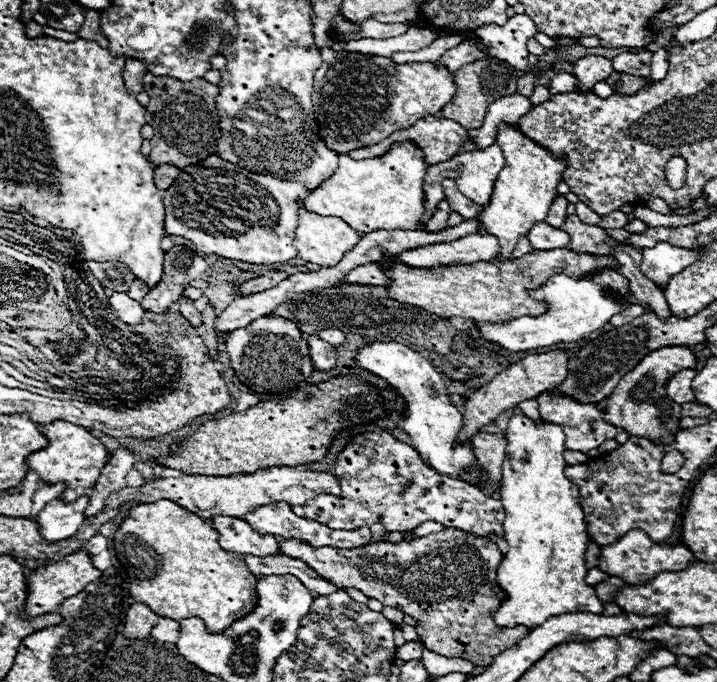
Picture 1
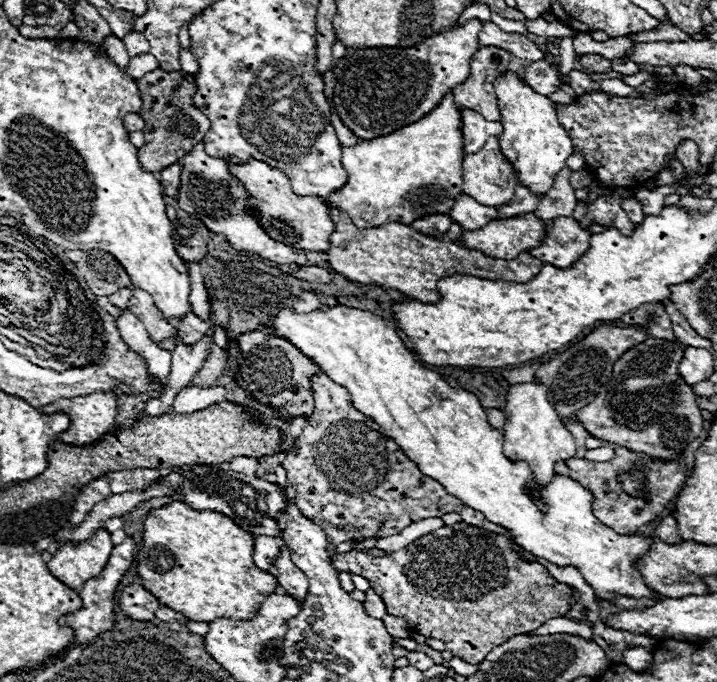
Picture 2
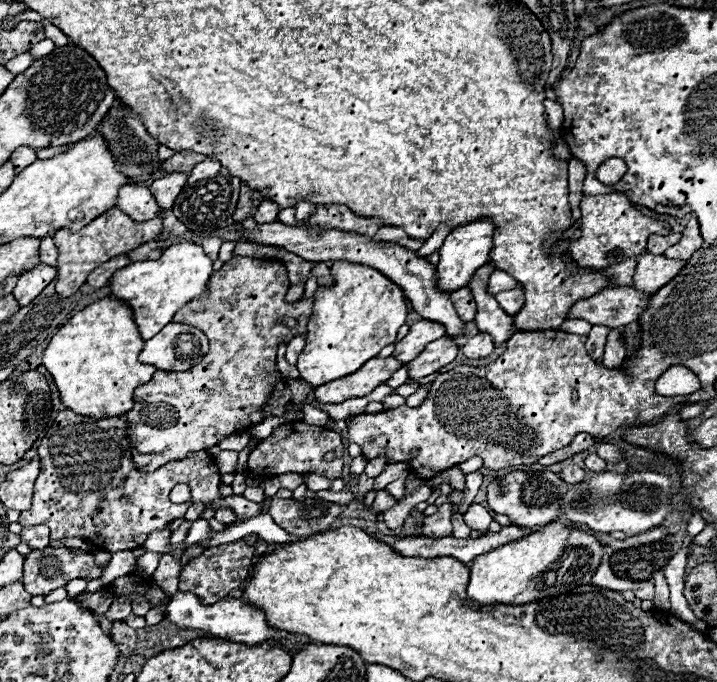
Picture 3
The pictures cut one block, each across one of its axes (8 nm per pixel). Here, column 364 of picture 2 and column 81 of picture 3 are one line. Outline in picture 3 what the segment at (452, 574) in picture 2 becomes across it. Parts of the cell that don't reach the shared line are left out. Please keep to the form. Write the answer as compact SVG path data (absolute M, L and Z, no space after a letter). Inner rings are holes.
M44 548L40 552L30 552L26 562L24 562L24 588L32 596L46 596L56 588L66 586L74 578L84 578L84 580L96 580L102 576L106 566L98 566L94 562L94 554L84 552L84 550L72 550L72 548Z

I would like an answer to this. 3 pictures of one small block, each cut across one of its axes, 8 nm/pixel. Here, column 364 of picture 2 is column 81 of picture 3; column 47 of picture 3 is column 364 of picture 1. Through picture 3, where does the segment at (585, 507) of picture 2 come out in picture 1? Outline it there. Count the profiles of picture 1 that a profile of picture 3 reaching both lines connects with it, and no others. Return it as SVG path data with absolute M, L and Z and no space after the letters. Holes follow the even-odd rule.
M374 342L370 346L364 346L358 352L356 362L360 368L388 380L390 386L404 396L408 404L406 408L408 416L400 420L398 426L406 434L410 434L412 448L416 448L416 452L424 458L426 464L430 464L436 472L448 476L456 476L460 468L474 464L474 454L470 444L462 444L462 446L452 444L454 436L462 426L462 416L448 400L442 376L434 370L434 366L426 358L422 358L418 352L398 342Z

